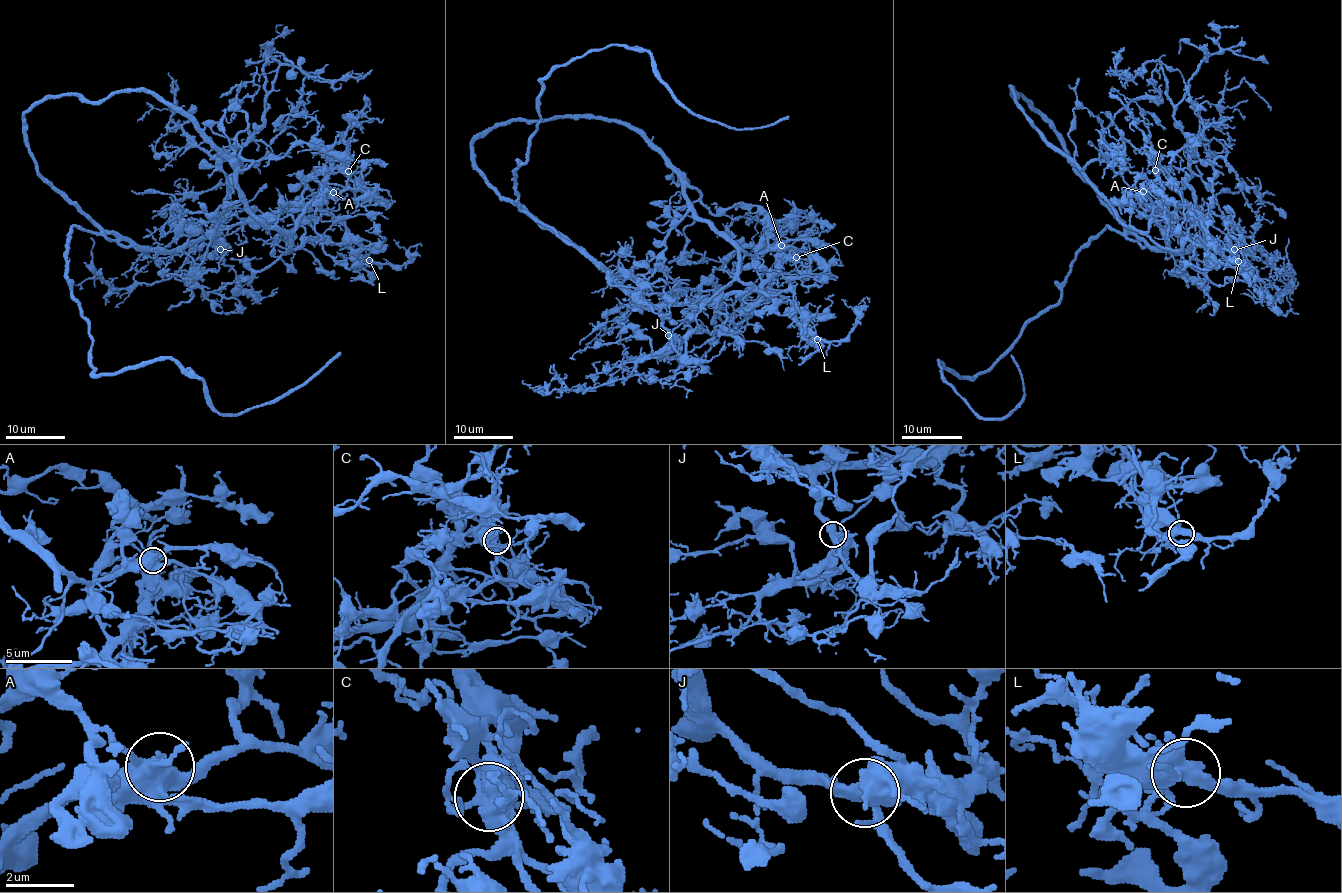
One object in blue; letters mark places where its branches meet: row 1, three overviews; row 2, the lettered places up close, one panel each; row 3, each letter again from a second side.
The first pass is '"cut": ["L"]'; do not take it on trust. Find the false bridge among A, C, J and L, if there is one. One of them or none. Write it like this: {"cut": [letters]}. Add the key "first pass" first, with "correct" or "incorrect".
{"first pass": "incorrect", "cut": []}

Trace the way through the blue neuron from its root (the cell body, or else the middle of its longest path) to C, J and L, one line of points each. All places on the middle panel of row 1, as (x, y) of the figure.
C: (519, 197), (522, 211), (565, 235), (626, 288), (655, 305), (719, 300), (732, 293), (750, 293), (796, 257)
J: (519, 197), (522, 211), (528, 211), (553, 230), (565, 235), (626, 288), (644, 297), (662, 317), (668, 334)
L: (519, 197), (522, 211), (565, 235), (626, 288), (655, 305), (777, 291), (808, 318), (817, 339)

